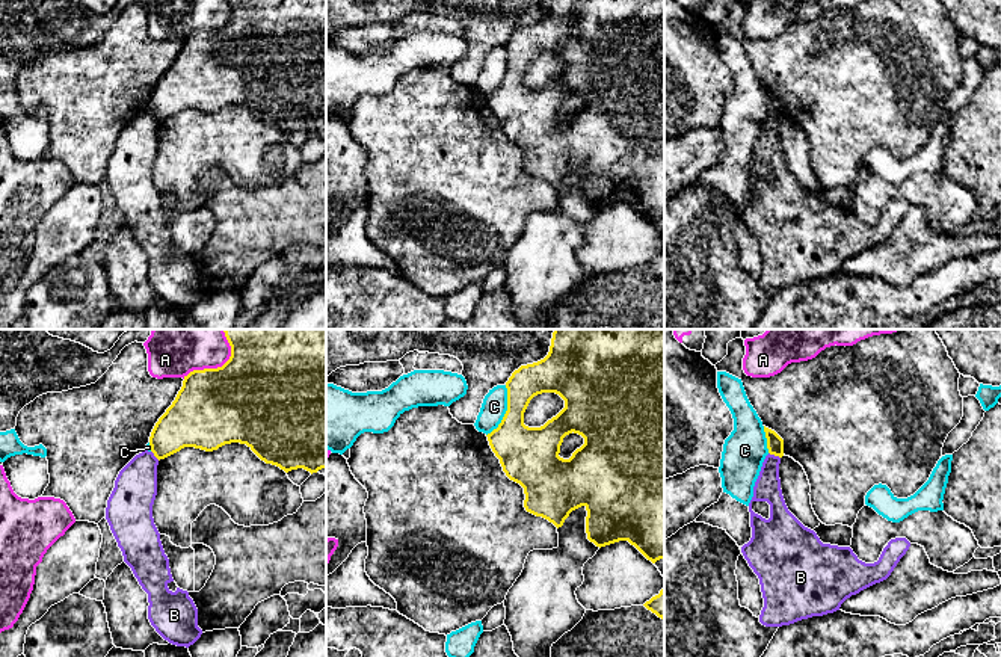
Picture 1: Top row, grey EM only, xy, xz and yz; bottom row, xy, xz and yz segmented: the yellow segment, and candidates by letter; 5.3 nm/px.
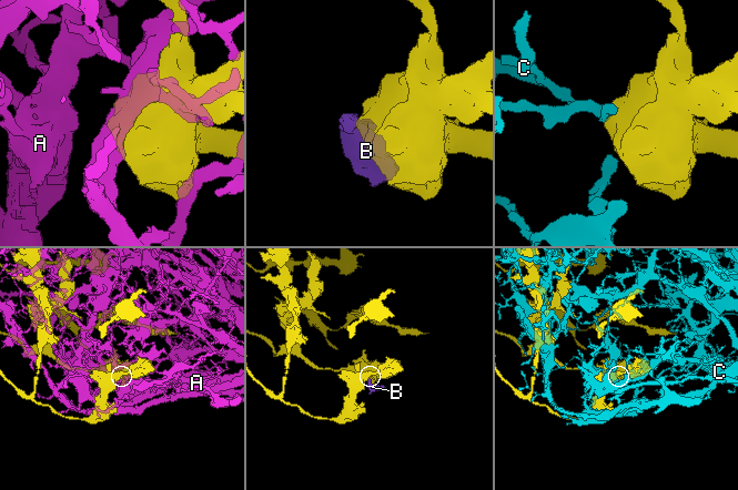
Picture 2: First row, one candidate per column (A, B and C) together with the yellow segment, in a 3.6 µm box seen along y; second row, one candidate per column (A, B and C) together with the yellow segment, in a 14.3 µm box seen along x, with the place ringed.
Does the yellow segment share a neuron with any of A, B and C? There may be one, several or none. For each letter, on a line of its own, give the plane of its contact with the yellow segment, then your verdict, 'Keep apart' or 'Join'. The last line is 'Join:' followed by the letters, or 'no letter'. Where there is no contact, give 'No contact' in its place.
A: Touches yellow in xy. Keep apart
B: Touches yellow in yz. Keep apart
C: Touches yellow in xz. Keep apart
Join: no letter

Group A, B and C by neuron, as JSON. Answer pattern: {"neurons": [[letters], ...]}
{"neurons": [["A"], ["B"], ["C"]]}

